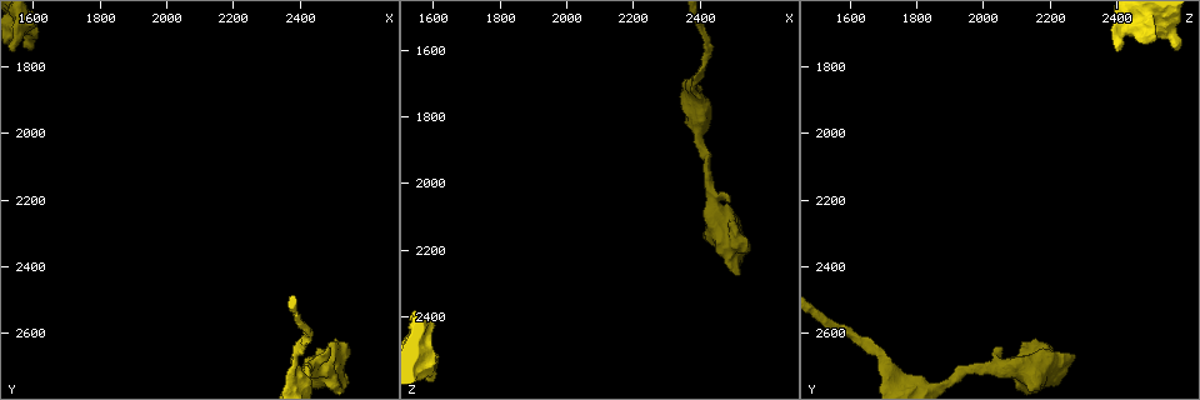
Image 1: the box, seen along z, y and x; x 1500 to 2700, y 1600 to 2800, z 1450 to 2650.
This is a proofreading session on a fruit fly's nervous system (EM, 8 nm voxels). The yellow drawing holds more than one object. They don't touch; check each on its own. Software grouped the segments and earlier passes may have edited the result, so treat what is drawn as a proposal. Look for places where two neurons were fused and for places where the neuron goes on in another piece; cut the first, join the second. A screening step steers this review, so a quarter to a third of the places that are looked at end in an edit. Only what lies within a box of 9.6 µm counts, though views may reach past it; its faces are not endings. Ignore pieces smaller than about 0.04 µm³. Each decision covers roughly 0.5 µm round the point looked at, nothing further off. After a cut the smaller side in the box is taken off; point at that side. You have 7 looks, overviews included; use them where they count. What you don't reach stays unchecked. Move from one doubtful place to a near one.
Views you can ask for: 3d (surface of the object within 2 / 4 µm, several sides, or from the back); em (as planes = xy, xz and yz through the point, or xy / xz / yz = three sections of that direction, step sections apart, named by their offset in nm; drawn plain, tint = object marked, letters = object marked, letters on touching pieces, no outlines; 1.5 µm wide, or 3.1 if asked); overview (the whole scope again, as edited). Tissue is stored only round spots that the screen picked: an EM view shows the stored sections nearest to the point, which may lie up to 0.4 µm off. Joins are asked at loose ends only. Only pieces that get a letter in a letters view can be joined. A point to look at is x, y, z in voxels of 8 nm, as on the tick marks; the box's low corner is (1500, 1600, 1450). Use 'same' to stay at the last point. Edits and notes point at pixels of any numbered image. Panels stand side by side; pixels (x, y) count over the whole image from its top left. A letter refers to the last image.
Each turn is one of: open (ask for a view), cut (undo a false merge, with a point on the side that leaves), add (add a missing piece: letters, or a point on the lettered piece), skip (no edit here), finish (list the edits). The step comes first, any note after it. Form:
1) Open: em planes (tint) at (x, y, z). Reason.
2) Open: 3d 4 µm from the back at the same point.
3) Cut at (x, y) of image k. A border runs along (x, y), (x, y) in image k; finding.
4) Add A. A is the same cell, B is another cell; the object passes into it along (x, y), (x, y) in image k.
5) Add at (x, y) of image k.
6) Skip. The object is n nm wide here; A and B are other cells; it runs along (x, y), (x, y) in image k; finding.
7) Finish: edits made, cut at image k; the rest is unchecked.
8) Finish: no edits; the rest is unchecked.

Open: em planes (letters) at (2510, 2660, 2280). An open end.

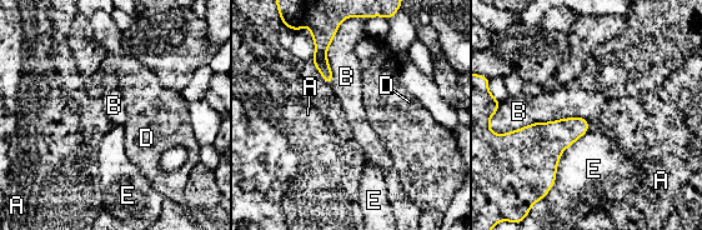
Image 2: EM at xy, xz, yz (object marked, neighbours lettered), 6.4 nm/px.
Skip. The longest contact is with B, 500 nm; A, B, D and E are other cells; a border runs along (586, 119), (536, 121), (507, 133) in image 2; none of them fits.

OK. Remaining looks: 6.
Open: 3d 4 µm at (2420, 2740, 1910). Calibre changes.

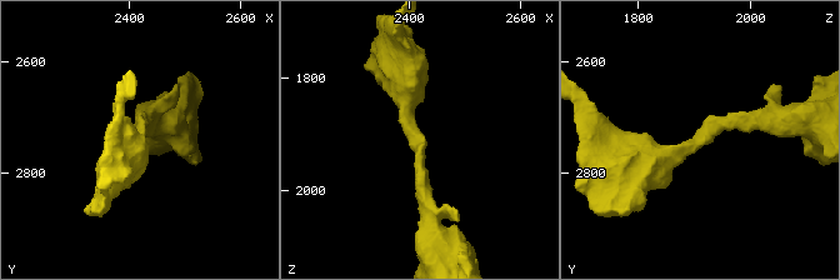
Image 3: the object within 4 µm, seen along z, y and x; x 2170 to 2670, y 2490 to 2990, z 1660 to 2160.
Open: em planes (plain) at (2415, 2740, 1905). Need the tissue.

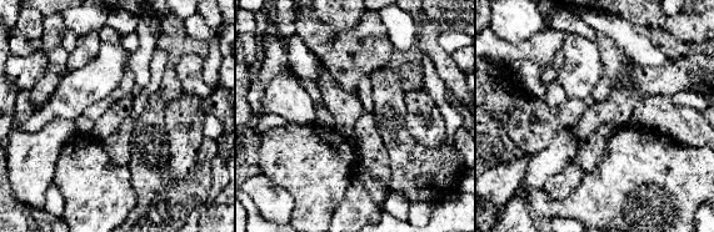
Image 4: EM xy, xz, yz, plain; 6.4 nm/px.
Open: em planes (letters) at the same point. What lies round it.

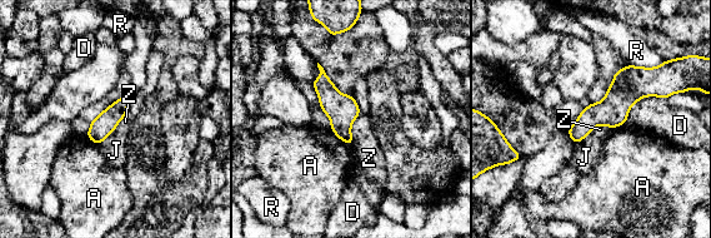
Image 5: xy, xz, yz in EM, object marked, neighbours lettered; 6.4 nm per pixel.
Skip. A, D, J, R and Z are other cells; the arms are 190, 420 nm wide; all the same neuron.

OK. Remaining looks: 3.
Open: 3d 2 µm at (1580, 1760, 2580). Thick end.

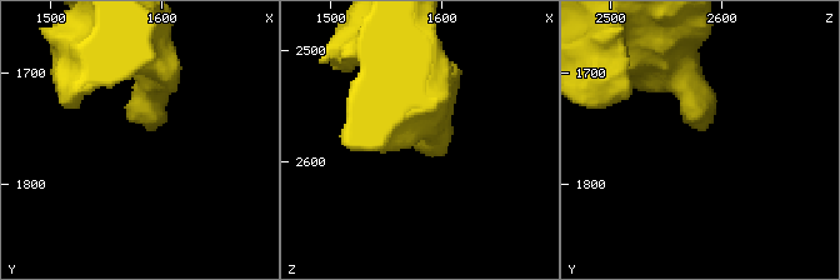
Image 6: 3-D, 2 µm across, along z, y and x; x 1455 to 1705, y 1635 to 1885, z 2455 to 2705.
Open: em xy step 4 (letters) at (1586, 1752, 2582). Now the EM.

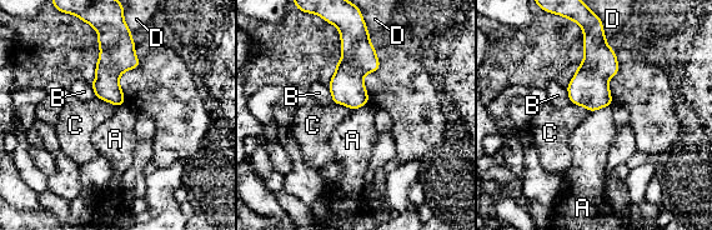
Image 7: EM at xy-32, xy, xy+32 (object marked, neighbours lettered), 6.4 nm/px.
Open: em planes (letters) at the same point. Cut it another way.

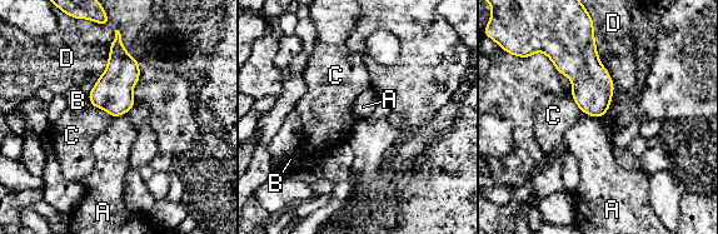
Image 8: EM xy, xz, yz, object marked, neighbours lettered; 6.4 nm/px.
Skip. A, B, C and D are other cells; a border runs along (91, 104), (104, 109), (113, 116) in image 8; none of them fits.

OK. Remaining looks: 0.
Finish: no edits; the rest is unchecked.

